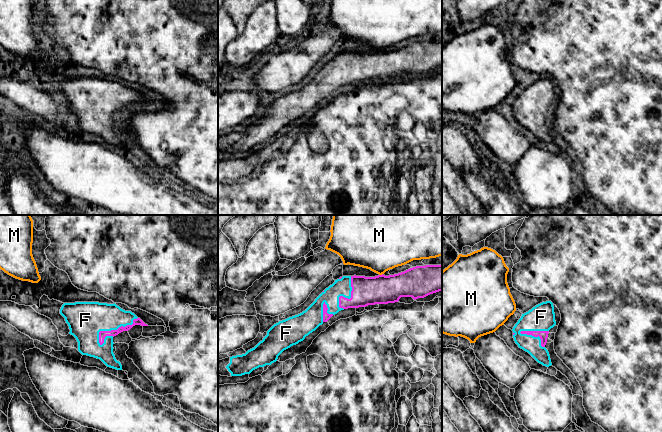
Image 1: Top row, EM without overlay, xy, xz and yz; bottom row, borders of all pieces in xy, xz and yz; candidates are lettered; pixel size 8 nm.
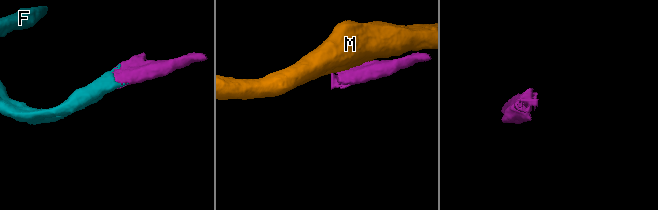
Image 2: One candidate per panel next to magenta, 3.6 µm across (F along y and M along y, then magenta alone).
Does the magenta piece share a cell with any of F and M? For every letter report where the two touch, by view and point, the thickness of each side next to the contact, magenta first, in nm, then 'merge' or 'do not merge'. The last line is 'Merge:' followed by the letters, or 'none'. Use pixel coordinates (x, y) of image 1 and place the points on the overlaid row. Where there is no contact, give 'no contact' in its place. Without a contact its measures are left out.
F: xy (113, 330) | 60/280 nm | merge
M: xz (380, 275) | 240/440 nm | do not merge
Merge: F

